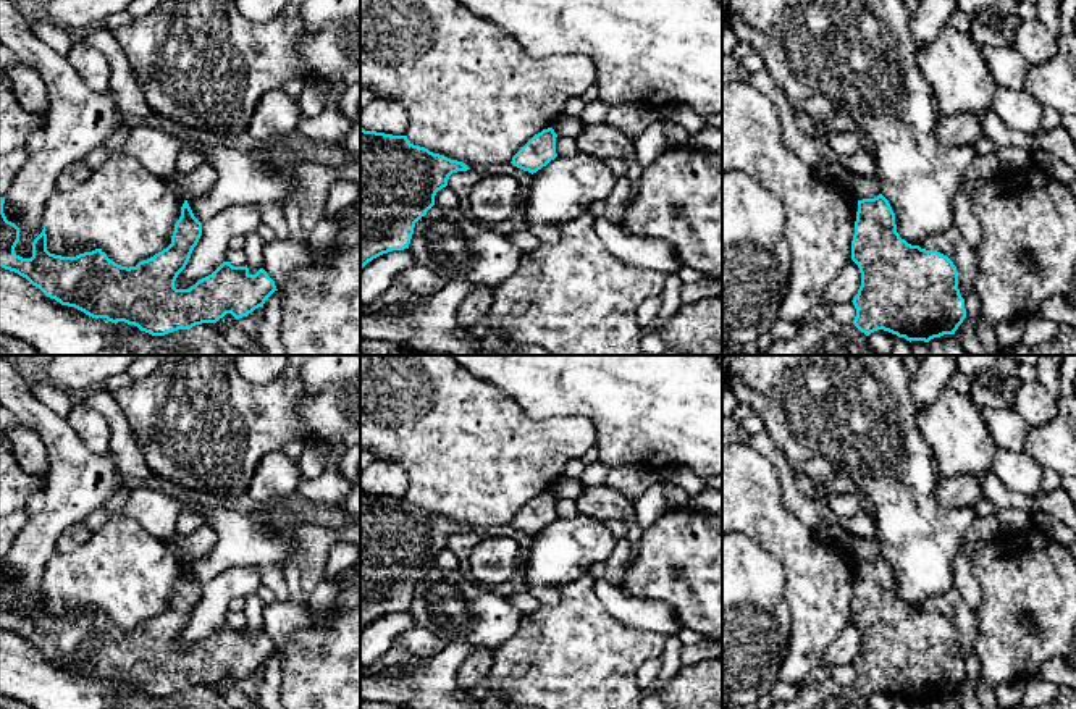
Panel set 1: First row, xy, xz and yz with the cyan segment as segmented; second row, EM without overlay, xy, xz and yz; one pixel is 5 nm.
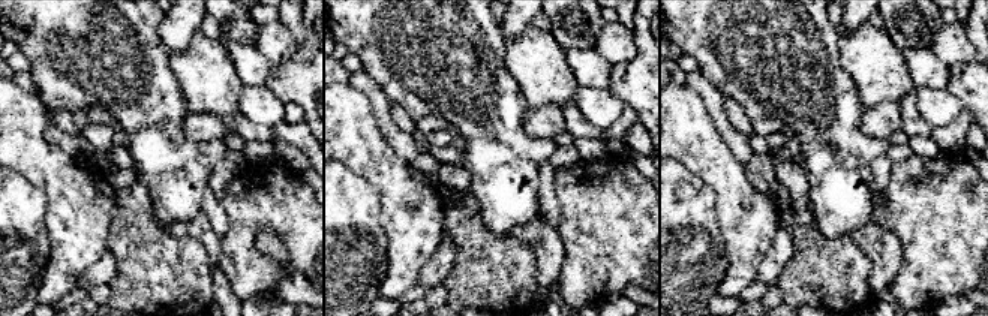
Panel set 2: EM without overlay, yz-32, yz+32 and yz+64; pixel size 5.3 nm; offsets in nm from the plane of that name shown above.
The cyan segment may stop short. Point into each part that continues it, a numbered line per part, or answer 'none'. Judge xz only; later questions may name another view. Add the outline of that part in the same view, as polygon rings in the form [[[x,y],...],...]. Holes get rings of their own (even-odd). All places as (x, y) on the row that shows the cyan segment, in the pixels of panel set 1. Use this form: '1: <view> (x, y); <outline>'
none

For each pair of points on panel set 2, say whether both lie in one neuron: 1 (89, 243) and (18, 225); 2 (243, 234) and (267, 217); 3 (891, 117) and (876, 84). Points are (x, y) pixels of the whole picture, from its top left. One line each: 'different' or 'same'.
1: different
2: same
3: different

